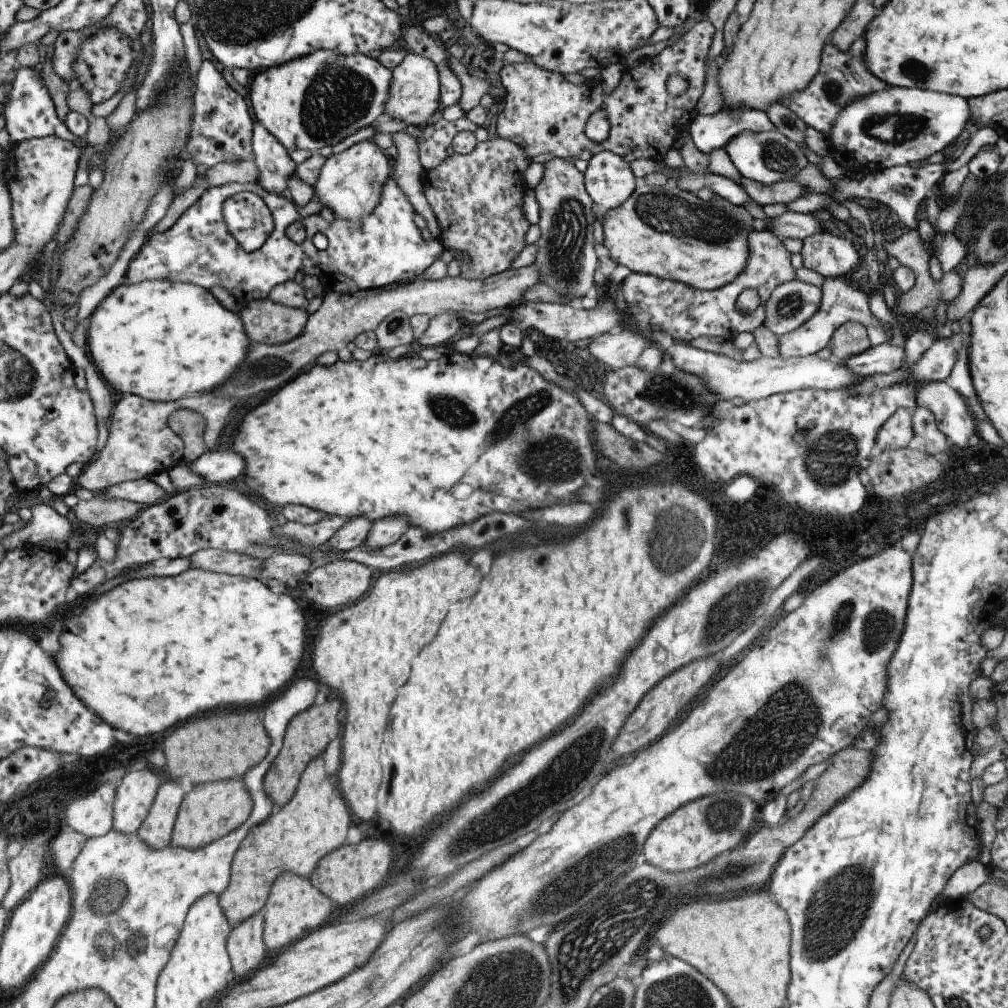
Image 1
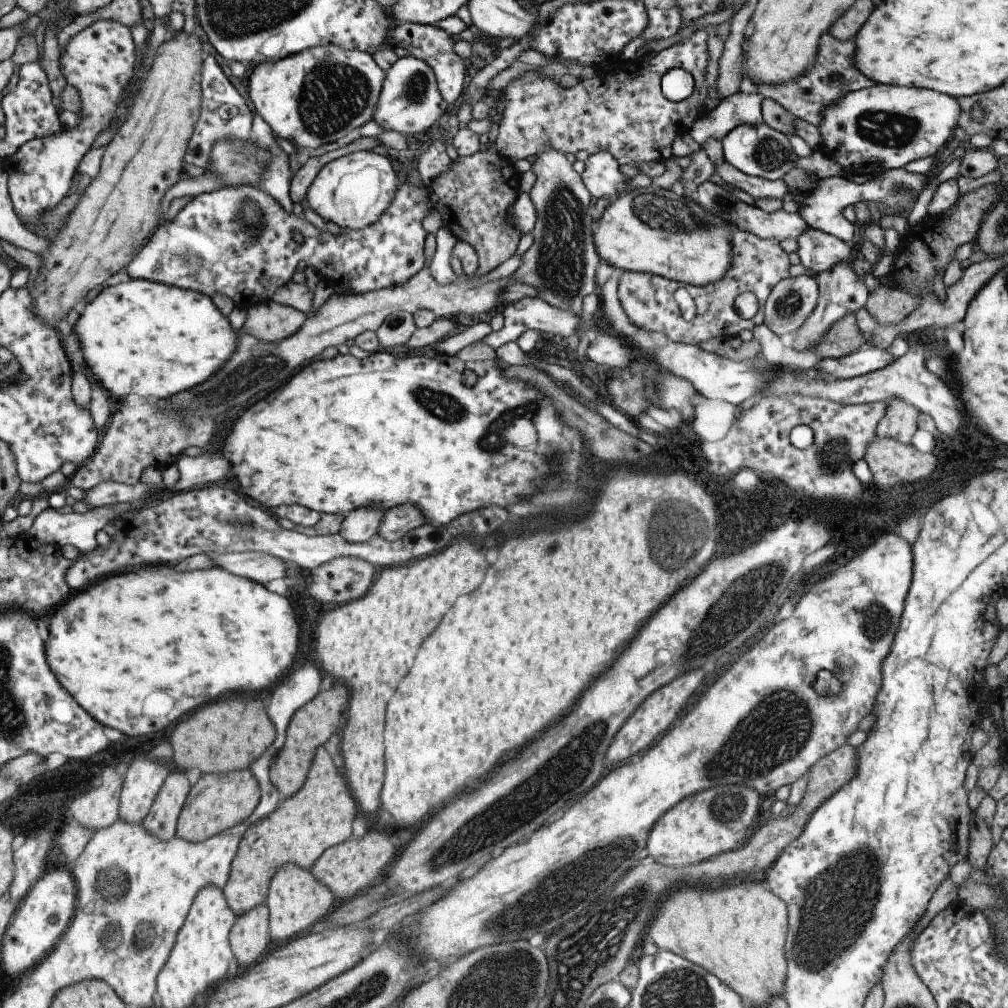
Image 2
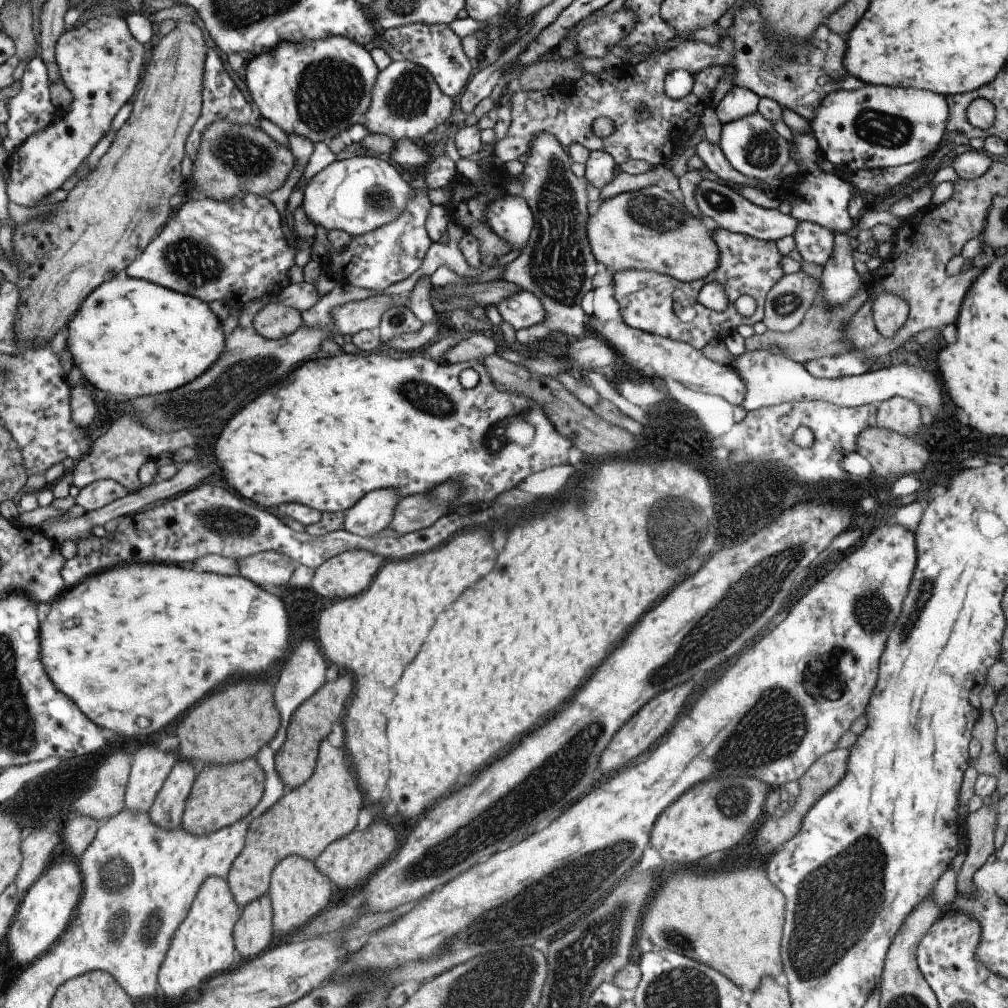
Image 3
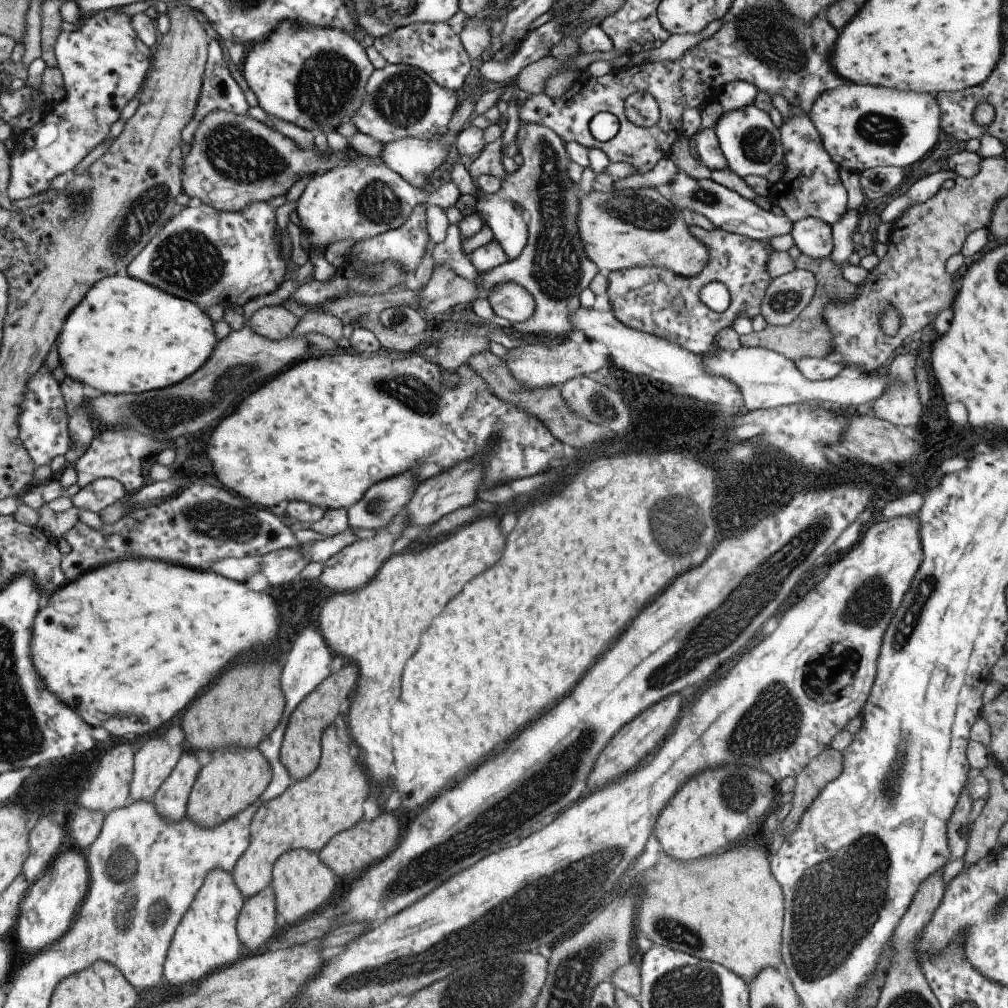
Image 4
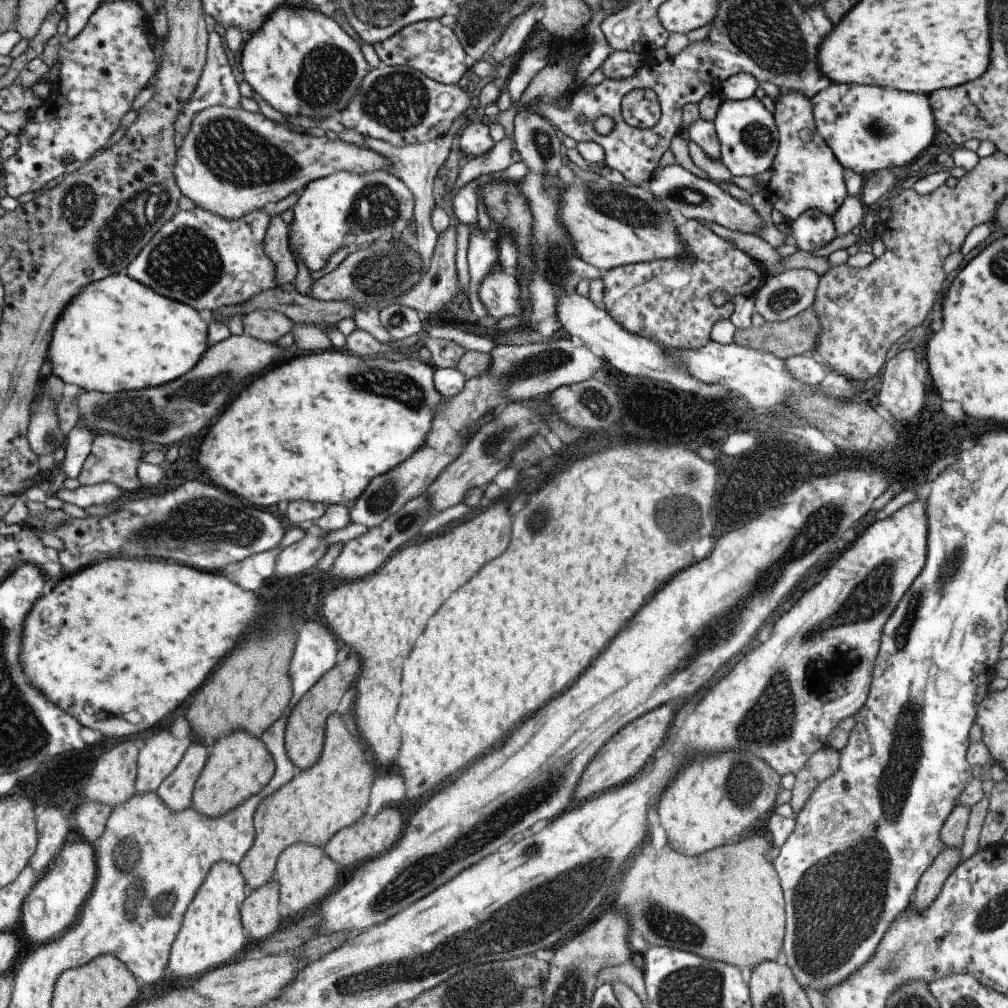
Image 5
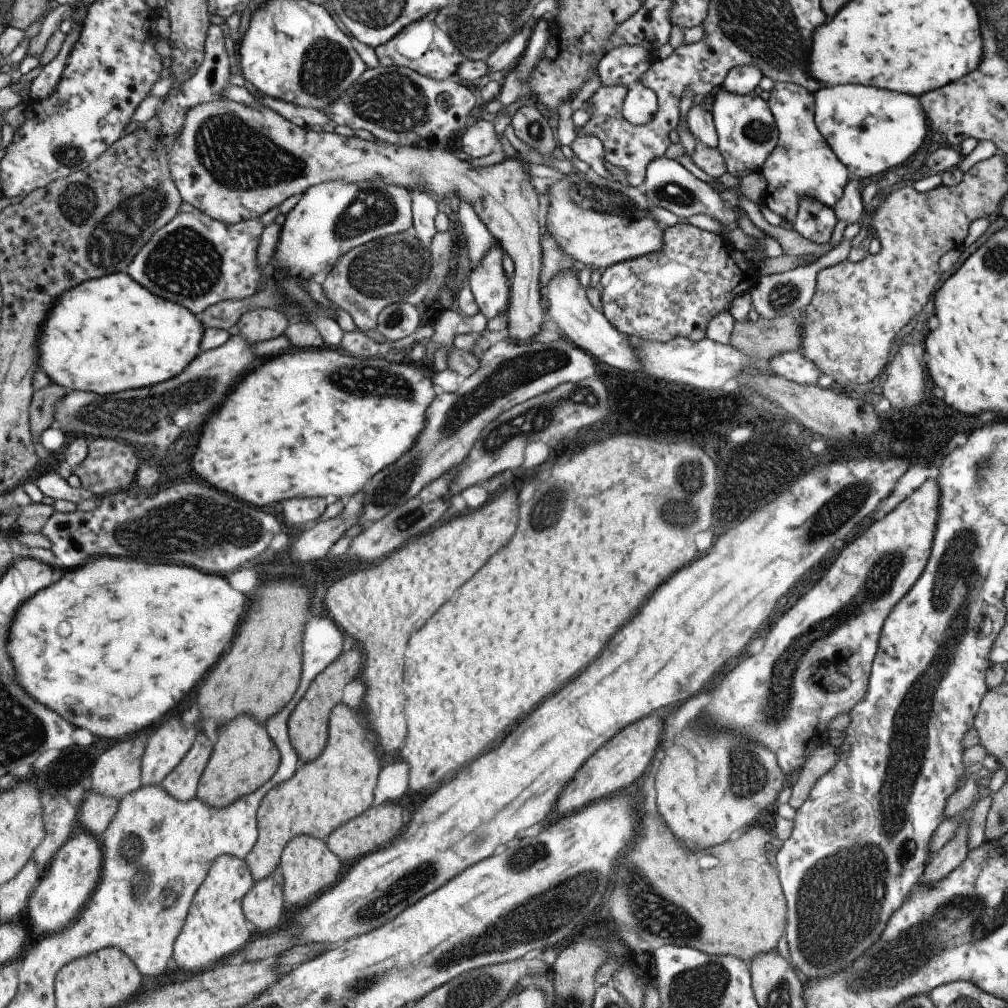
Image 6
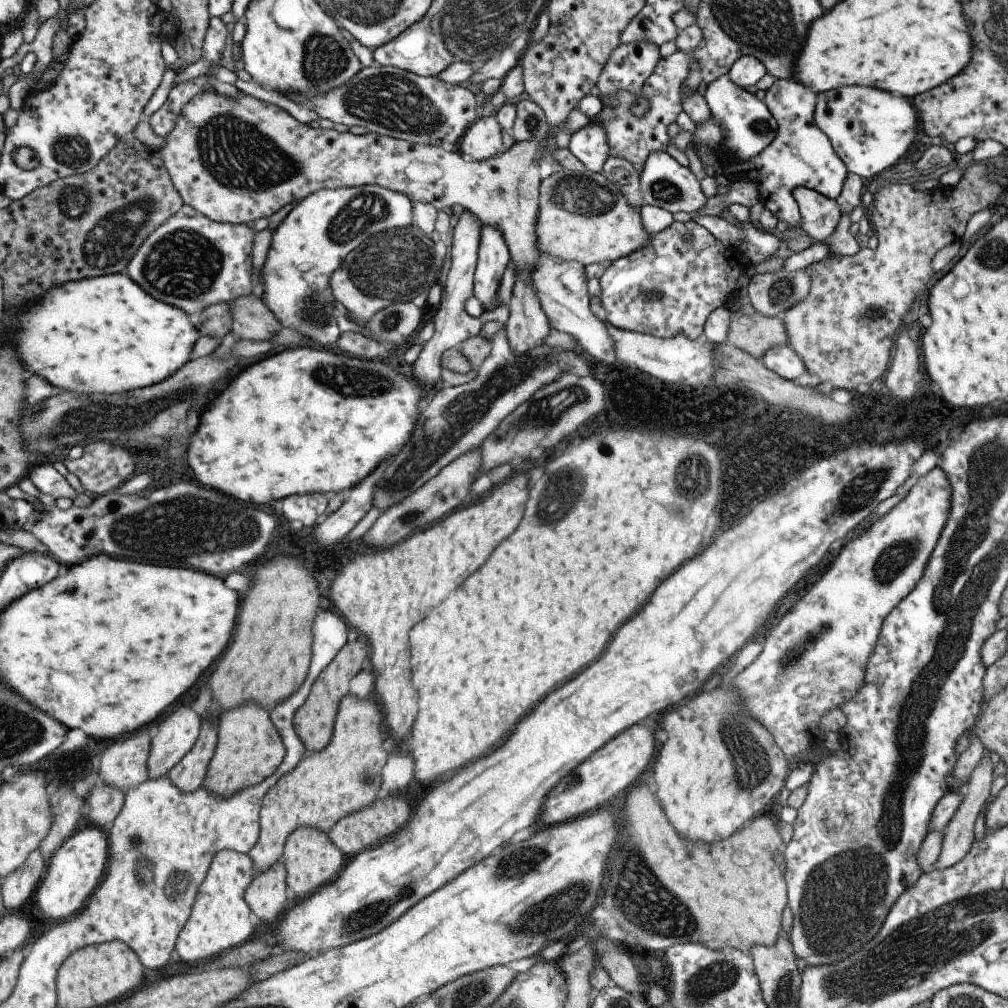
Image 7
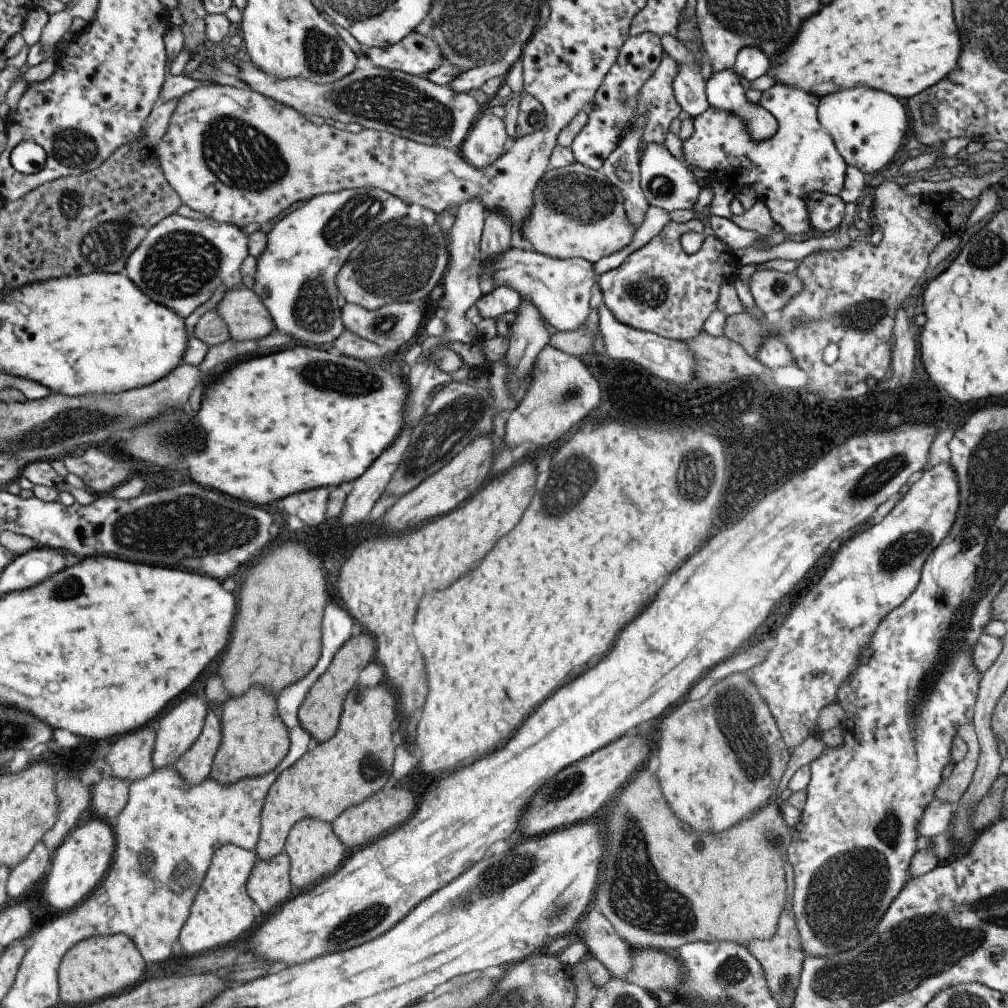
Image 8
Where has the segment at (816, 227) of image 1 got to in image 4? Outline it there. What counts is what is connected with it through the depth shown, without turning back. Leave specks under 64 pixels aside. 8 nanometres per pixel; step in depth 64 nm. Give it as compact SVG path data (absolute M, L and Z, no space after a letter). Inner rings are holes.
M678 172L670 186L658 186L657 190L668 202L674 204L679 214L683 216L687 216L690 212L701 214L706 216L716 226L716 229L745 236L750 240L769 241L774 236L790 234L793 229L793 222L790 222L786 215L775 216L771 210L769 212L763 210L754 201L742 197L736 191L712 179L696 180L696 178L690 178L686 172Z

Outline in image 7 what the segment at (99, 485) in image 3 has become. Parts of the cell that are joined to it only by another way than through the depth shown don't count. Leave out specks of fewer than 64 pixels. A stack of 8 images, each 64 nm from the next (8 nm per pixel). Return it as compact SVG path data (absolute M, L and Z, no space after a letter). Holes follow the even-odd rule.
M49 463L36 466L28 478L38 488L38 491L49 494L54 499L69 498L73 500L78 494L72 486L69 486L65 477Z

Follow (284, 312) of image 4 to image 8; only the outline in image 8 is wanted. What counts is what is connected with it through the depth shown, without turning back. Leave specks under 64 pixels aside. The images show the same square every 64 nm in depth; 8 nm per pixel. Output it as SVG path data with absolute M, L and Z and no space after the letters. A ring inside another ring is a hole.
M246 286L242 288L232 288L228 290L224 298L218 303L215 308L222 319L226 322L229 330L229 336L237 341L242 340L260 340L264 336L268 336L270 332L274 332L274 322L272 322L272 317L268 312L266 306L258 295Z

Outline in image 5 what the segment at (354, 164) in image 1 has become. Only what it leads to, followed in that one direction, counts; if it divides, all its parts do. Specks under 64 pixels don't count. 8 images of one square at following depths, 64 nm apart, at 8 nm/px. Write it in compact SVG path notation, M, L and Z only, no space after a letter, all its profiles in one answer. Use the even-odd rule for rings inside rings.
M505 136L497 142L489 153L465 159L456 180L456 188L461 189L479 176L507 169L512 164L512 141ZM374 170L374 172L370 172L370 174L362 174L362 176L358 176L358 174L350 174L350 172L338 172L338 174L332 174L332 176L326 176L326 178L321 178L320 180L315 180L314 182L310 182L309 185L306 185L301 193L299 194L299 198L293 208L293 220L288 224L288 248L290 250L290 254L293 254L294 260L300 260L310 272L320 272L329 258L337 252L339 249L348 247L348 248L358 248L365 245L369 245L374 241L378 241L386 238L398 237L402 234L407 226L410 226L410 222L413 219L414 212L414 195L402 180L400 180L397 176L390 174L390 172L386 172L386 170Z

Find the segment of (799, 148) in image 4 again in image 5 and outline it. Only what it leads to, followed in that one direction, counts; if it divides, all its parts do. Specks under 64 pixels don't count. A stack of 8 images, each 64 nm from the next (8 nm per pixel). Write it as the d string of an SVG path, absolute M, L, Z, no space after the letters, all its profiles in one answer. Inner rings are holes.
M781 90L780 96L774 101L774 118L779 128L779 147L776 158L768 170L772 170L772 178L764 193L772 204L771 208L778 210L787 223L791 224L798 216L802 216L806 210L820 210L826 216L834 216L838 212L838 206L842 206L842 200L846 198L846 170L830 147L824 142L817 130L812 112L812 100L796 90Z

